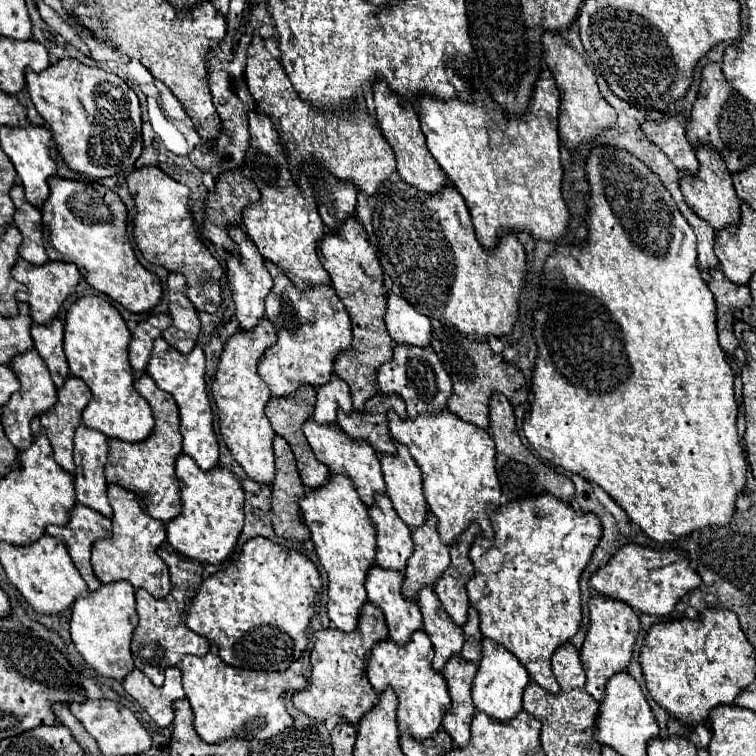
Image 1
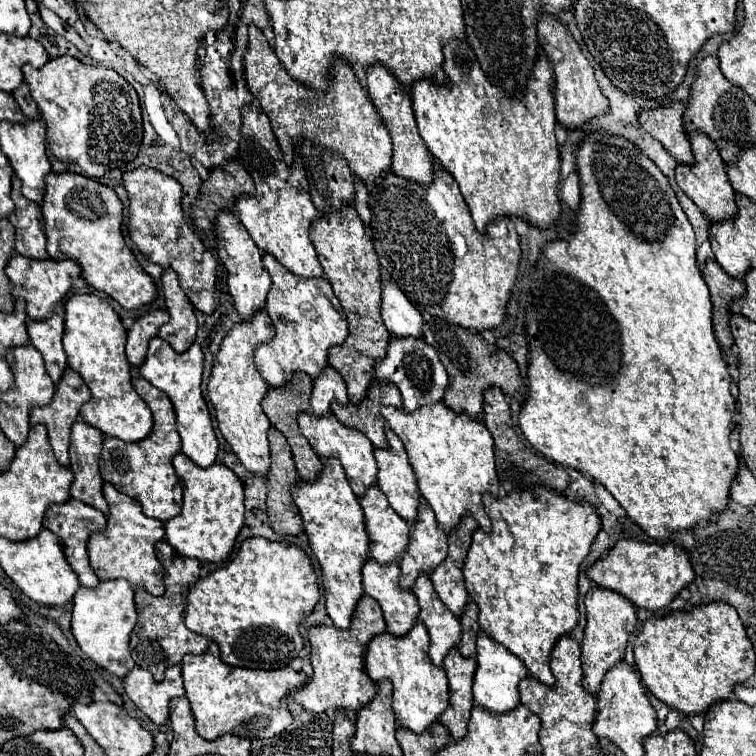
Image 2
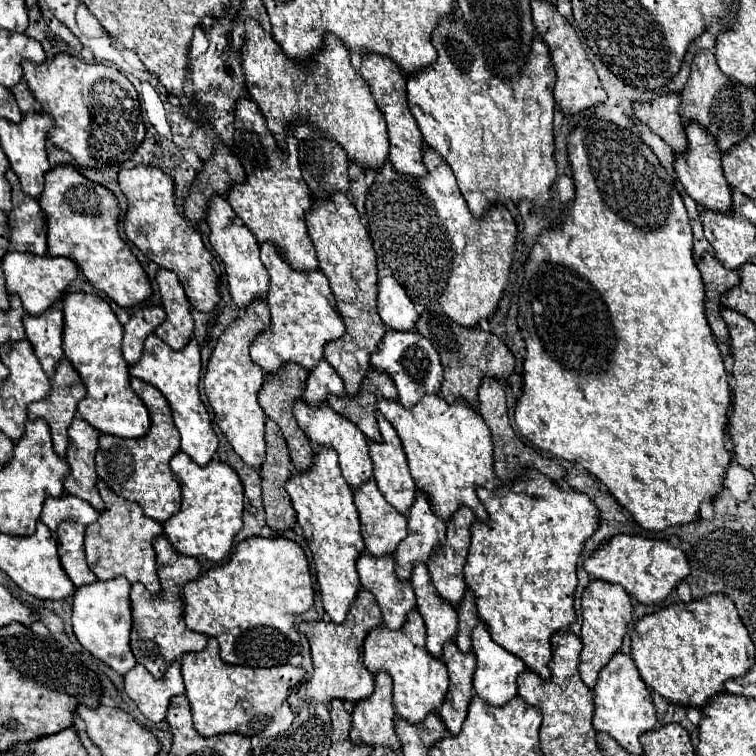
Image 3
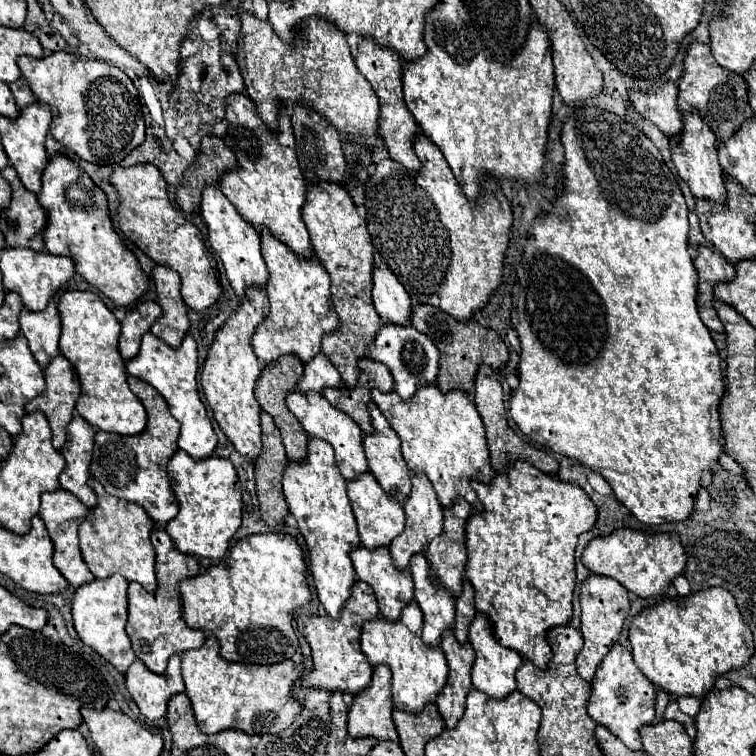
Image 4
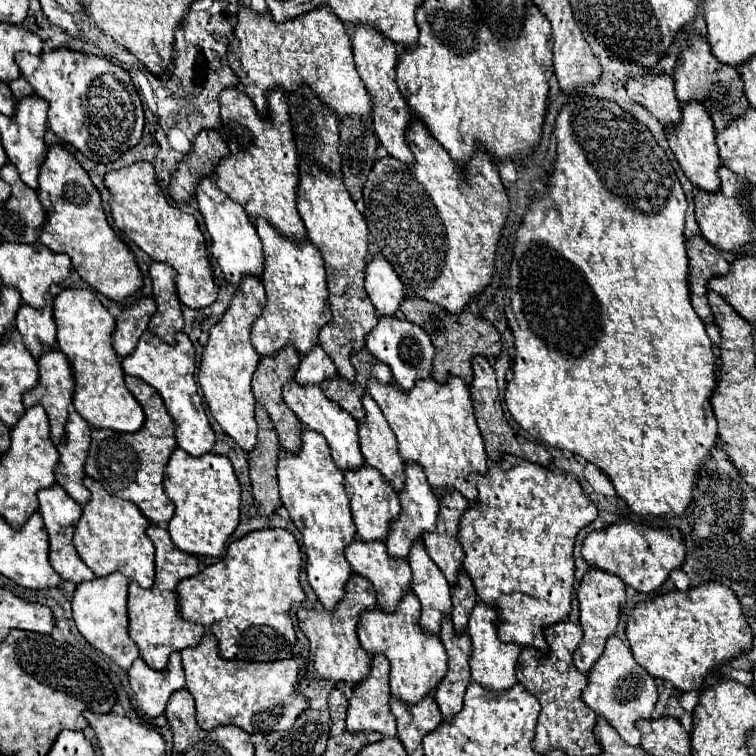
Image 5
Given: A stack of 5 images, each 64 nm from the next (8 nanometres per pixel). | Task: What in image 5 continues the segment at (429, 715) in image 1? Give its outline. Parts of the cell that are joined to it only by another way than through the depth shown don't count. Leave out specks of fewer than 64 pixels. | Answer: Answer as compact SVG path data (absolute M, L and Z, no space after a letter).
M408 590L394 612L384 612L376 606L374 610L364 610L358 618L358 638L362 648L372 656L384 654L388 658L392 696L406 704L416 704L426 694L434 694L436 684L442 680L448 668L448 654L444 644L438 636L422 630L418 616L420 600L412 590Z

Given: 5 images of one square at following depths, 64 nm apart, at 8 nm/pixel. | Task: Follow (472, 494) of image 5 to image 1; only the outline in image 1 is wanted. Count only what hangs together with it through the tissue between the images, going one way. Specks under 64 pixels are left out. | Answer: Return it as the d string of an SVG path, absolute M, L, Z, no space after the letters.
M450 410L420 414L416 418L400 418L388 412L388 428L392 438L402 442L422 472L422 490L428 508L438 518L438 534L452 544L470 522L478 522L486 538L492 538L488 504L500 506L500 482L496 476L496 448L492 436L454 416Z

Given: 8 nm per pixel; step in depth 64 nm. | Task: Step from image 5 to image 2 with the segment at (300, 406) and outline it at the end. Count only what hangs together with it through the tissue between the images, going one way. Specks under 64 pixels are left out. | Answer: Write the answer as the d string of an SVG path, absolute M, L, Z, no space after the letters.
M310 410L300 412L298 414L298 424L302 434L306 436L306 440L310 442L310 446L314 448L314 452L320 458L328 458L328 456L336 456L342 462L342 468L346 472L346 478L352 486L352 490L362 496L366 492L366 488L376 484L376 474L378 474L378 466L374 460L374 448L372 442L358 430L344 426L334 414L326 414L326 416L316 416Z

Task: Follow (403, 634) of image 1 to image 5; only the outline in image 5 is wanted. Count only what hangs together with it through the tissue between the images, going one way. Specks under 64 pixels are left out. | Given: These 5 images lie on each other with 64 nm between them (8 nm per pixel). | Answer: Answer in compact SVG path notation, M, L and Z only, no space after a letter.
M354 540L352 544L348 544L344 548L344 556L350 562L352 570L364 578L368 578L374 584L376 596L378 596L378 606L382 606L382 610L394 610L398 606L398 602L402 600L404 592L410 590L410 582L412 582L412 572L408 566L408 560L396 560L388 554L384 542L362 542L362 540Z

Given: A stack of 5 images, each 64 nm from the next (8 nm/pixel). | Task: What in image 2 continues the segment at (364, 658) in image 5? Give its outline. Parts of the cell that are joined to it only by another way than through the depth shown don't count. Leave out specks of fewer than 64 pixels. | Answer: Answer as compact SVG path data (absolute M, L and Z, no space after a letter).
M362 596L352 622L348 628L336 628L336 626L312 626L308 628L308 640L312 646L312 666L314 674L310 678L310 684L302 686L294 700L304 706L310 712L326 712L326 710L360 710L366 706L372 696L376 694L376 684L370 682L370 676L364 670L364 652L368 642L374 638L374 634L382 634L386 630L386 622L380 610L380 604L370 598Z

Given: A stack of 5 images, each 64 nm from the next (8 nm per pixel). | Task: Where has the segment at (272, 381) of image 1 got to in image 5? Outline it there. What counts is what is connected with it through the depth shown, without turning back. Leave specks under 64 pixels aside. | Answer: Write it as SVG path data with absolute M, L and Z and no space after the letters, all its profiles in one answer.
M256 218L254 226L264 244L262 282L266 288L266 306L252 322L250 340L260 356L270 356L288 344L294 344L300 354L306 354L314 344L318 344L320 328L332 320L332 312L328 308L326 272L320 252L310 238L288 238L274 230L274 226L270 226L264 218Z

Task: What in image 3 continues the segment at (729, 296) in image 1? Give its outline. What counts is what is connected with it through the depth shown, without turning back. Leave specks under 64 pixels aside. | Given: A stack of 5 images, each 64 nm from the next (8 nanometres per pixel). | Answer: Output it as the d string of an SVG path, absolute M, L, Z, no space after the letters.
M710 252L702 254L702 260L698 262L698 270L702 274L704 288L706 288L706 320L712 328L716 340L728 342L728 330L720 316L720 308L722 308L720 296L740 282L740 274L738 274L738 270L724 268L722 262L716 256L712 256Z

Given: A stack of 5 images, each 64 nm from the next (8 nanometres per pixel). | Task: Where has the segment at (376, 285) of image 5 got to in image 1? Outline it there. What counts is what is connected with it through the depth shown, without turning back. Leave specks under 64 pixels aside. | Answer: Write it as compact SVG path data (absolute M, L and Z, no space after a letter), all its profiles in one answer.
M388 292L386 296L386 316L384 316L388 334L398 344L410 346L428 346L430 344L430 320L416 312L402 296Z

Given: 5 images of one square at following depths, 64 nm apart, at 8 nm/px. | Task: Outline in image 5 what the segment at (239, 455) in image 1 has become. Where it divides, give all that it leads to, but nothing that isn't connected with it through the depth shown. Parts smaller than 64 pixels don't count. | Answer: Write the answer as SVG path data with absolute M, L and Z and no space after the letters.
M244 276L236 294L230 302L230 308L220 318L214 328L210 328L208 342L202 350L202 362L198 370L198 384L204 390L204 400L210 408L210 414L222 426L222 430L236 440L240 448L246 452L256 444L256 420L254 420L254 396L250 390L252 374L260 362L258 352L250 342L250 328L256 316L260 316L262 306L266 304L266 294L262 286L262 278L258 276Z

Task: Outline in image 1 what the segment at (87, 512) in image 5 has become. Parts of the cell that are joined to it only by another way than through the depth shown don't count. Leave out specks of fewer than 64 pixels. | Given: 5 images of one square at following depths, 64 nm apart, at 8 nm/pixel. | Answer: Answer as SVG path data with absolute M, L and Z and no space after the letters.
M108 484L108 502L114 510L112 514L112 536L100 538L92 546L92 568L102 584L126 580L134 588L148 590L154 598L166 598L170 592L168 568L162 558L156 554L158 546L166 540L166 526L160 520L148 516L142 508L142 500L130 490Z

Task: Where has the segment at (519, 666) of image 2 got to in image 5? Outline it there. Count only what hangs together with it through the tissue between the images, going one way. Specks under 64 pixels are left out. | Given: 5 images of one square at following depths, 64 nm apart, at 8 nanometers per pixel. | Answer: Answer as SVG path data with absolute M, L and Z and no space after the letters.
M476 602L470 620L468 620L468 634L472 640L472 652L470 652L470 672L472 672L472 680L476 680L478 684L486 686L492 692L502 692L504 688L510 688L516 682L516 662L518 662L518 654L520 654L520 646L512 644L512 642L502 642L498 638L498 626L496 626L496 616L498 612L488 606L486 602Z

